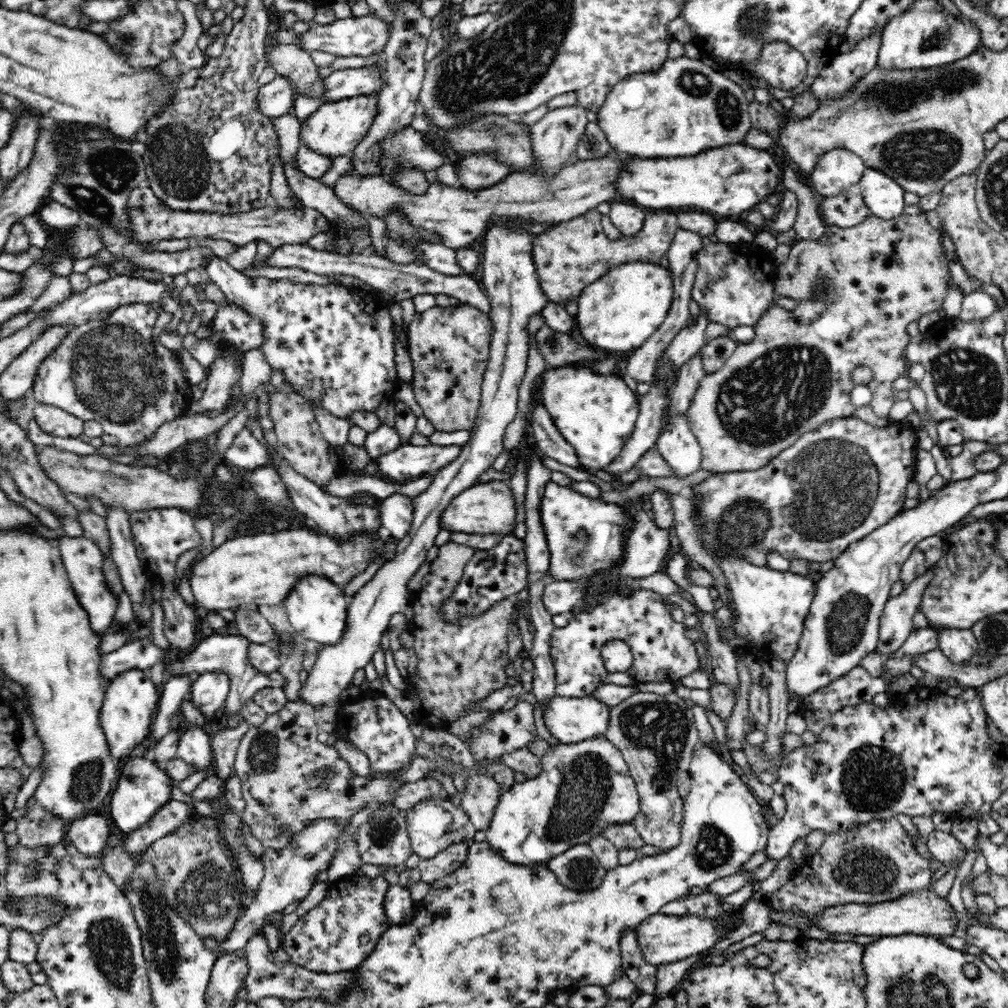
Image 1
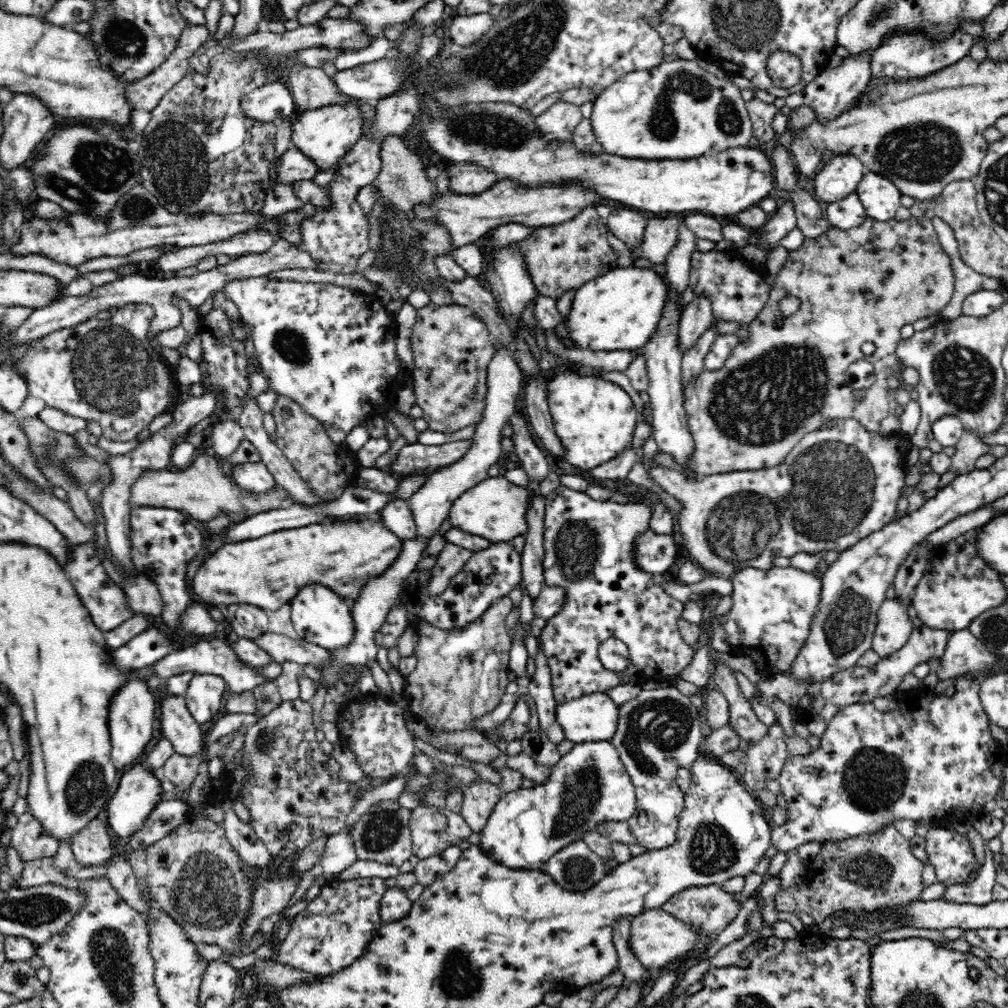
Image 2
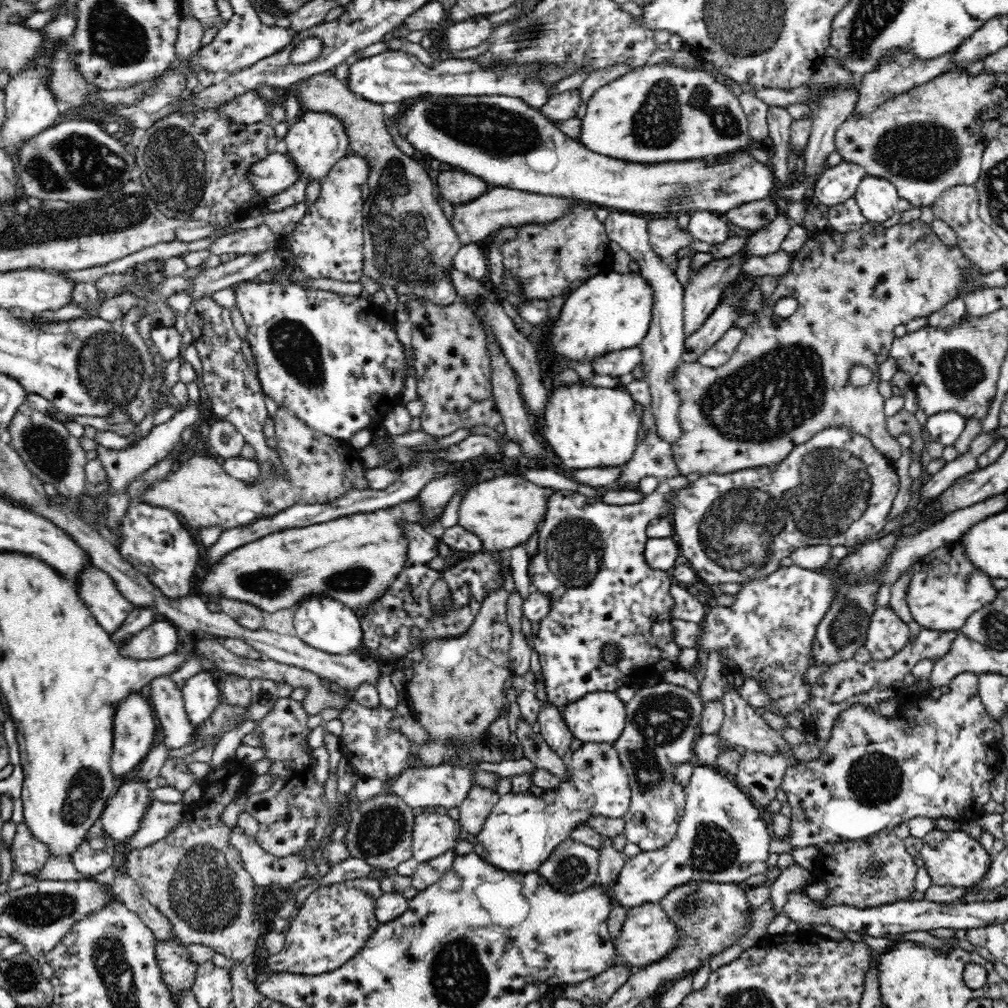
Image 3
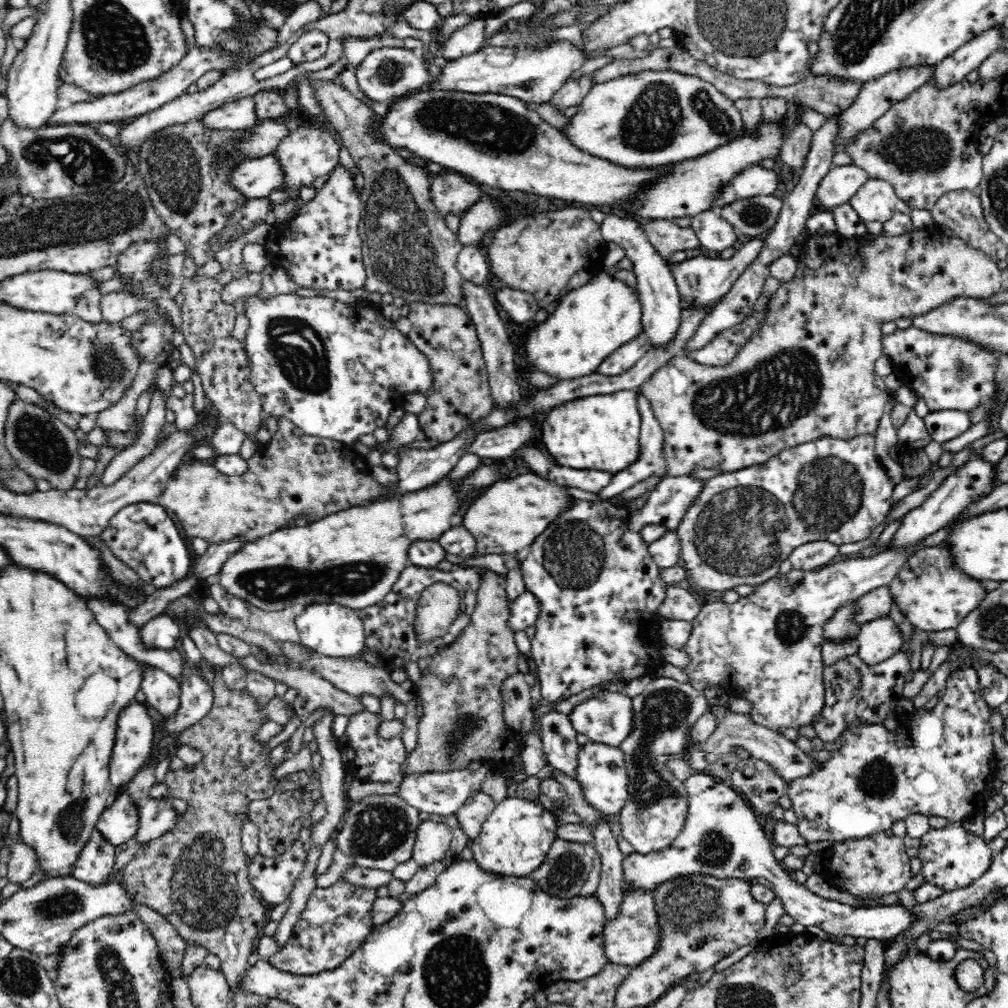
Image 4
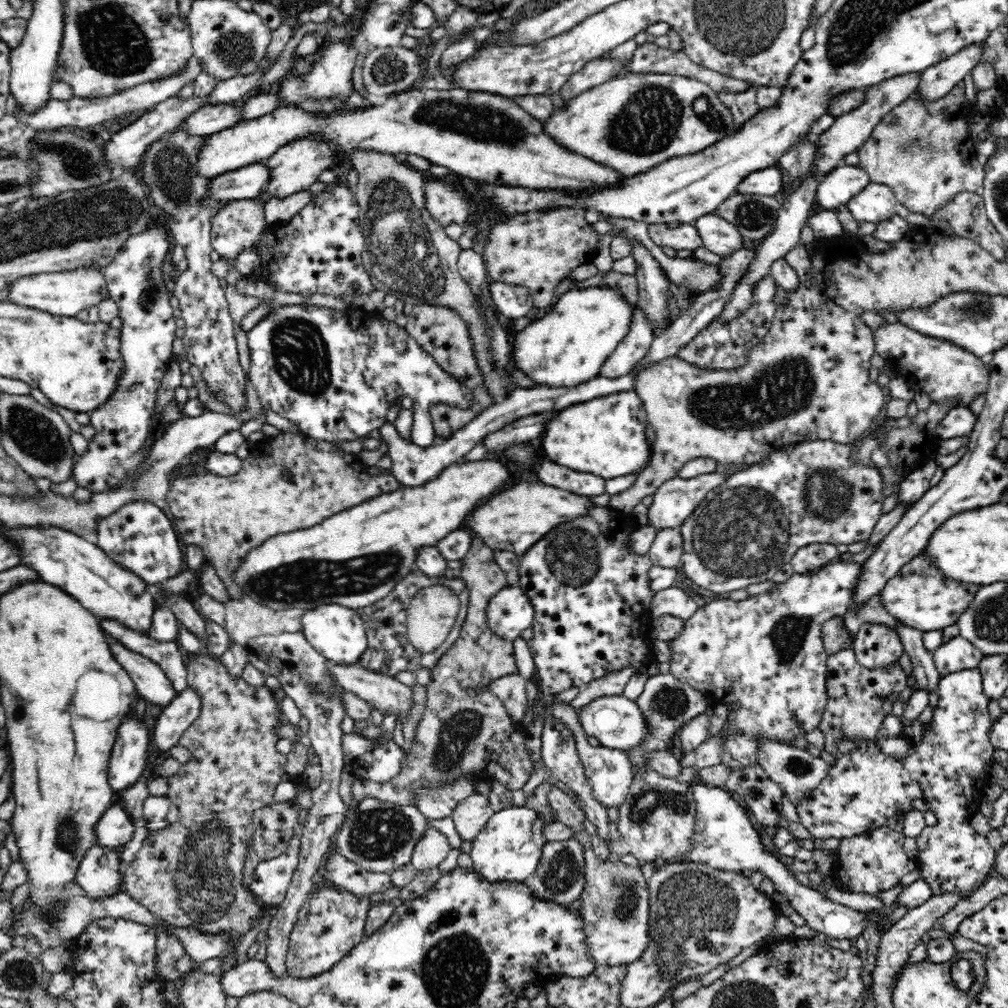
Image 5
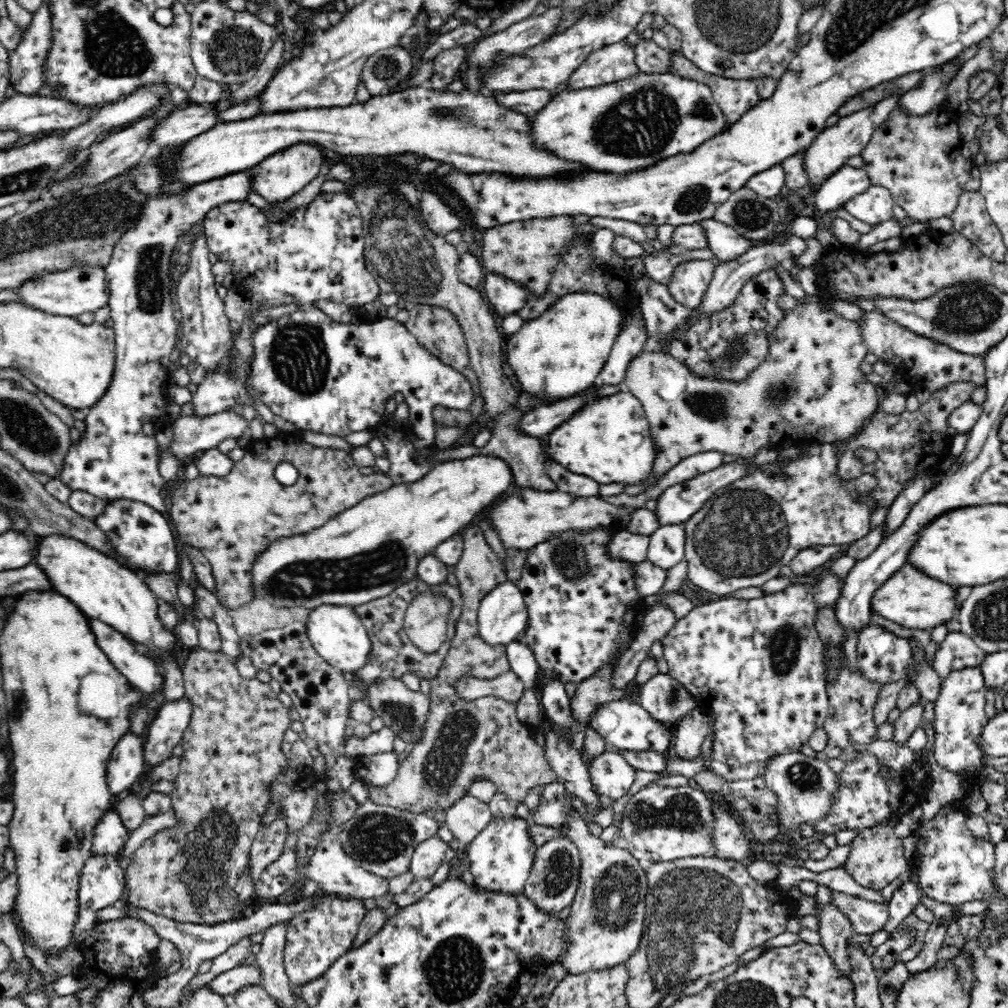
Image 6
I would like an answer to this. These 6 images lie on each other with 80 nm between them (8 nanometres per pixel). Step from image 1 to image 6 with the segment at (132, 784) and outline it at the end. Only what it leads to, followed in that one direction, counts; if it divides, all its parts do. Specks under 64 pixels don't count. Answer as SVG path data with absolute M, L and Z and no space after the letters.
M108 811L94 827L93 842L90 848L92 856L115 855L128 840L128 829L122 824L120 815Z

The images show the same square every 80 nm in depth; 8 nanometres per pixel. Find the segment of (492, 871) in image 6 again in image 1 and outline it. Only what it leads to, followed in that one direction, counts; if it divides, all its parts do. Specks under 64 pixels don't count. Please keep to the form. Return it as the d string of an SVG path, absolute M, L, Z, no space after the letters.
M605 736L581 740L577 743L560 743L559 745L553 745L551 751L546 753L541 758L541 761L543 772L540 773L540 776L531 779L527 778L524 783L514 783L510 790L501 794L500 800L498 801L492 816L492 820L490 821L490 826L484 830L486 843L488 843L488 845L492 847L492 850L498 853L499 856L502 856L507 862L510 862L510 864L518 866L533 866L536 863L548 862L552 858L562 854L564 850L568 850L568 848L572 848L578 844L587 844L592 836L601 834L602 830L604 830L607 825L630 823L631 820L634 820L634 817L637 816L640 810L640 797L638 797L636 783L632 776L630 776L629 770L626 766L626 761L624 761L620 749L608 741Z

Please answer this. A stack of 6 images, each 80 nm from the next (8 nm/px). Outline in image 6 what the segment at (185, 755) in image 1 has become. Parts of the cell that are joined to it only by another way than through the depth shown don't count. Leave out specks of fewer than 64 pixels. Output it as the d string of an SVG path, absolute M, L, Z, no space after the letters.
M89 618L97 646L138 691L152 694L164 682L161 668L110 625Z

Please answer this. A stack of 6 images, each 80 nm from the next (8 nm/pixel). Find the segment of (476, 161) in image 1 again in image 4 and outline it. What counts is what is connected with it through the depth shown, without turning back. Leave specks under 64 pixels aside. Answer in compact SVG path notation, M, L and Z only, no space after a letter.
M446 171L430 179L430 197L438 213L461 216L481 199L477 182L462 175Z

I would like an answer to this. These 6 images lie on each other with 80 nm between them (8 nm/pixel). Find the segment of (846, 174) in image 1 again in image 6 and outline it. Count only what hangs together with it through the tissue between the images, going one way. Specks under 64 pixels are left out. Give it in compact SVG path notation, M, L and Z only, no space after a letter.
M844 166L814 189L814 212L835 211L847 200L862 194L870 185L870 178L863 168Z

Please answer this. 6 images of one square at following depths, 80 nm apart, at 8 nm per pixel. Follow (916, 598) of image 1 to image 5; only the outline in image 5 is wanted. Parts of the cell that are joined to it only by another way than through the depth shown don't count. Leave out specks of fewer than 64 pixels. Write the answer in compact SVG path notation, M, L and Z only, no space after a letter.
M862 623L853 640L852 650L855 653L856 661L870 670L884 669L885 671L888 667L899 664L900 658L906 654L899 634L884 624Z

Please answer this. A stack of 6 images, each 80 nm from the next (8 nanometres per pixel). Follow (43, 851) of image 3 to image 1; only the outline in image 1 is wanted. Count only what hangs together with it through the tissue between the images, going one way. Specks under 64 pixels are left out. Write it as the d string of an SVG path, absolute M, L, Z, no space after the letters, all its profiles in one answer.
M34 797L28 798L26 806L16 820L15 834L18 844L28 849L51 847L61 842L66 833L62 819L46 813Z

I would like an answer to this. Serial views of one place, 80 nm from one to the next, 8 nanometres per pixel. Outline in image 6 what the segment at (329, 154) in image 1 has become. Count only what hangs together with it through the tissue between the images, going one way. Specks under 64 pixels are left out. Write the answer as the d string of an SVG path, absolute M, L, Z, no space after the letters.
M310 143L294 144L284 150L271 154L254 169L248 170L251 174L250 192L259 194L269 203L280 203L300 192L308 182L312 182L317 174L326 165L329 154Z

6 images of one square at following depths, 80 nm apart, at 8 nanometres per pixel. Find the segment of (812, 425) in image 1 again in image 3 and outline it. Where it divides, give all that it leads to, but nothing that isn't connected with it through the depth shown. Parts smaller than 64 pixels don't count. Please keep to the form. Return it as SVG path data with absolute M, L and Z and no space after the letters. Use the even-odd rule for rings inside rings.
M919 219L890 228L868 222L860 232L850 234L831 229L815 232L800 250L790 255L790 271L777 278L775 292L754 322L745 328L745 337L726 364L710 368L698 361L678 360L678 368L669 379L678 395L676 419L680 436L670 444L678 474L728 474L768 466L780 462L795 446L808 442L821 430L832 427L844 427L868 437L888 460L897 462L904 450L886 431L886 398L878 391L881 379L877 372L878 366L890 358L888 350L894 340L894 326L930 316L958 295L966 296L989 287L984 283L970 285L974 276L986 272L981 272L981 268L963 253L962 247L946 245L930 224ZM788 296L797 300L797 308L792 315L776 320L774 305ZM854 365L872 370L873 380L868 385L850 383Z

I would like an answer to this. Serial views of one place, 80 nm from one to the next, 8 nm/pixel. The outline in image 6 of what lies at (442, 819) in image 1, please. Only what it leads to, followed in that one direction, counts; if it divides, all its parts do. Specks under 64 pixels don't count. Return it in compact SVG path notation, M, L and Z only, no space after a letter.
M437 835L418 844L413 852L409 869L414 880L430 879L434 872L443 865L448 848L447 843Z

